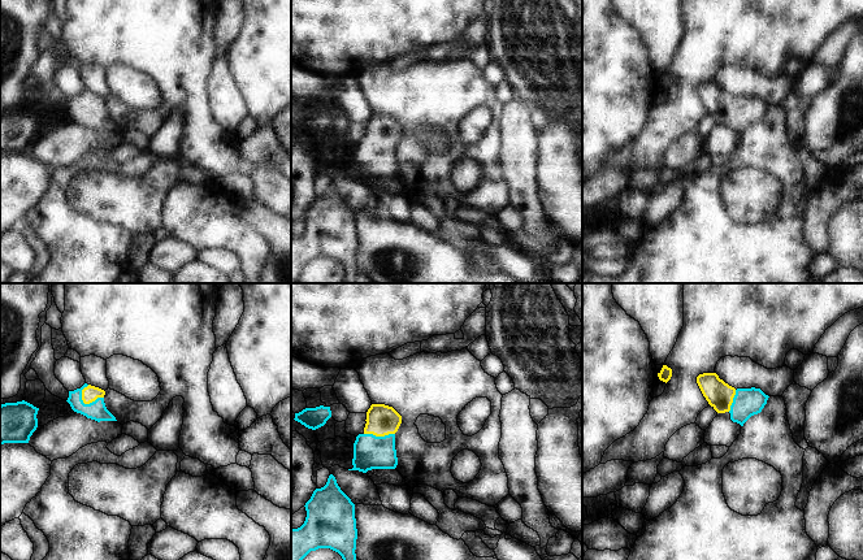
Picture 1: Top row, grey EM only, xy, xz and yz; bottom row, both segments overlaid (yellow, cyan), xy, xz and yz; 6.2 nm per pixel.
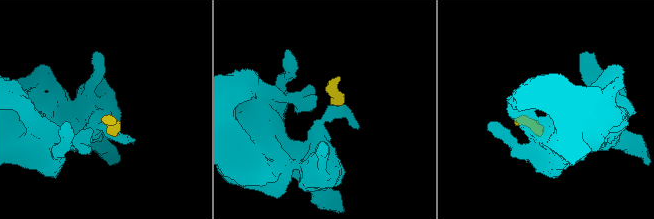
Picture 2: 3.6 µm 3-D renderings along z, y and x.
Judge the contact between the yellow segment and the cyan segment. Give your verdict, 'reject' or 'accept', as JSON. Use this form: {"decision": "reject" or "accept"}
{"decision": "accept"}

